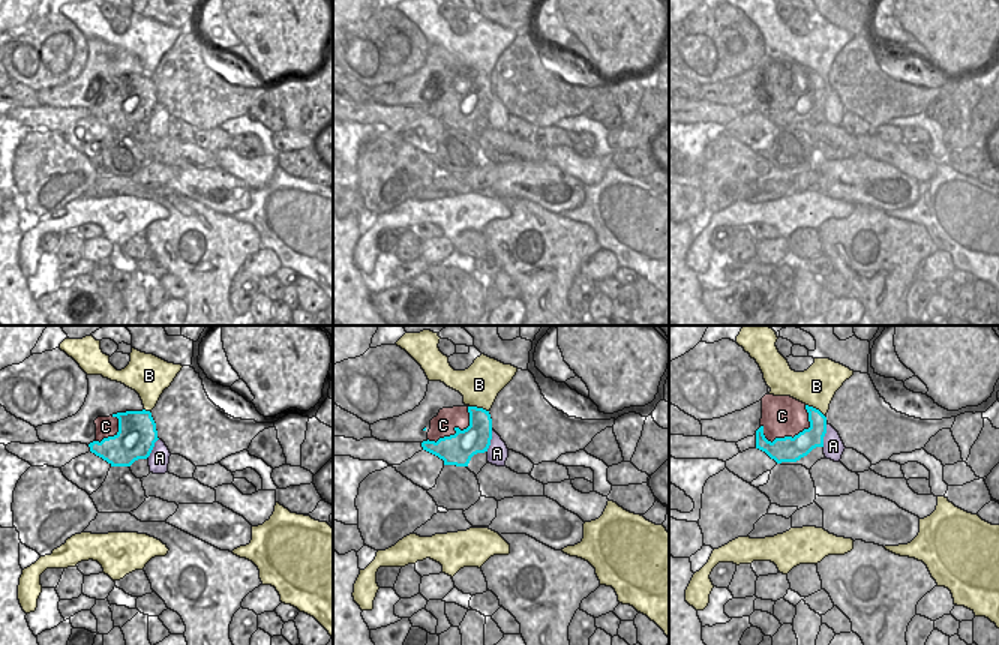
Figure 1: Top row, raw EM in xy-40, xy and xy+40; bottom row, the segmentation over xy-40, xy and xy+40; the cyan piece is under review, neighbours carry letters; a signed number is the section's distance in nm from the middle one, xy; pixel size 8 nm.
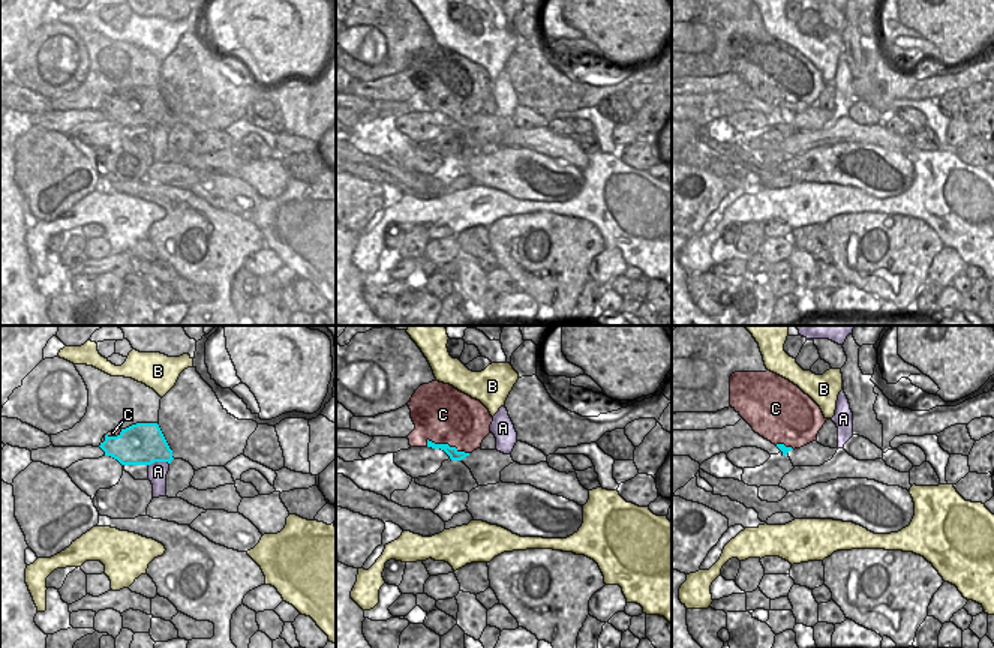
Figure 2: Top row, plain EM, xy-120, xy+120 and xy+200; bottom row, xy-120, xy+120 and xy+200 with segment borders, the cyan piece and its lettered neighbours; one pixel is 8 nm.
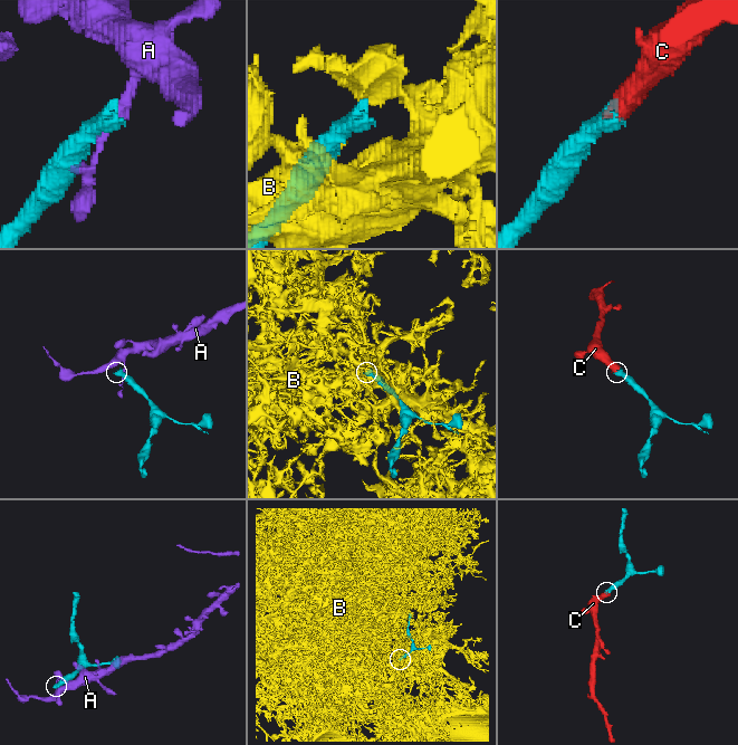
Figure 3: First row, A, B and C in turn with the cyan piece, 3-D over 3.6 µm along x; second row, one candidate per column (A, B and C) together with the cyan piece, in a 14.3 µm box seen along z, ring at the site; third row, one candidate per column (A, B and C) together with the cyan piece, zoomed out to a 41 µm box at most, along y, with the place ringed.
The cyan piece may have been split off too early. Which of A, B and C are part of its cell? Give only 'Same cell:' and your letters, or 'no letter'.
Same cell: C

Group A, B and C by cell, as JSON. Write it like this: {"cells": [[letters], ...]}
{"cells": [["A"], ["B"], ["C"]]}

